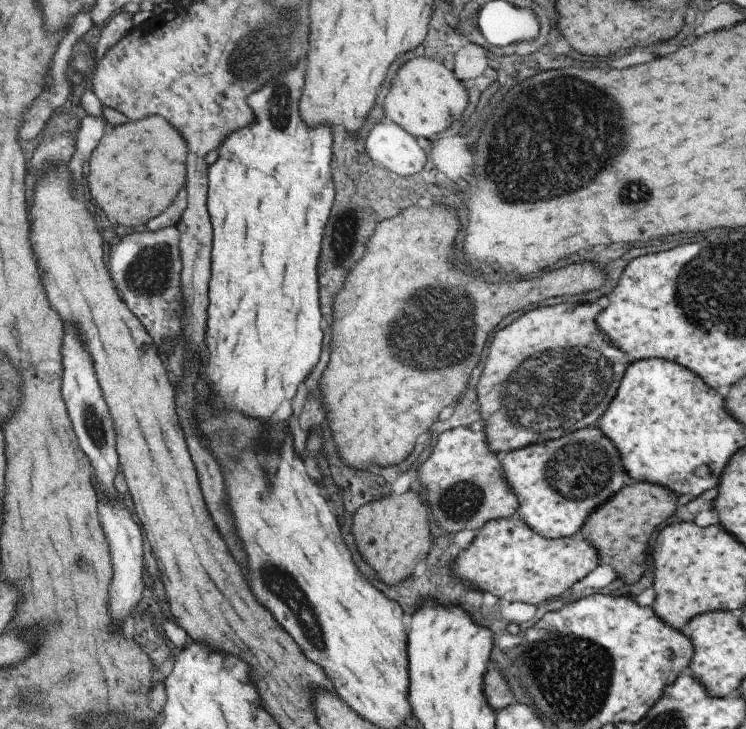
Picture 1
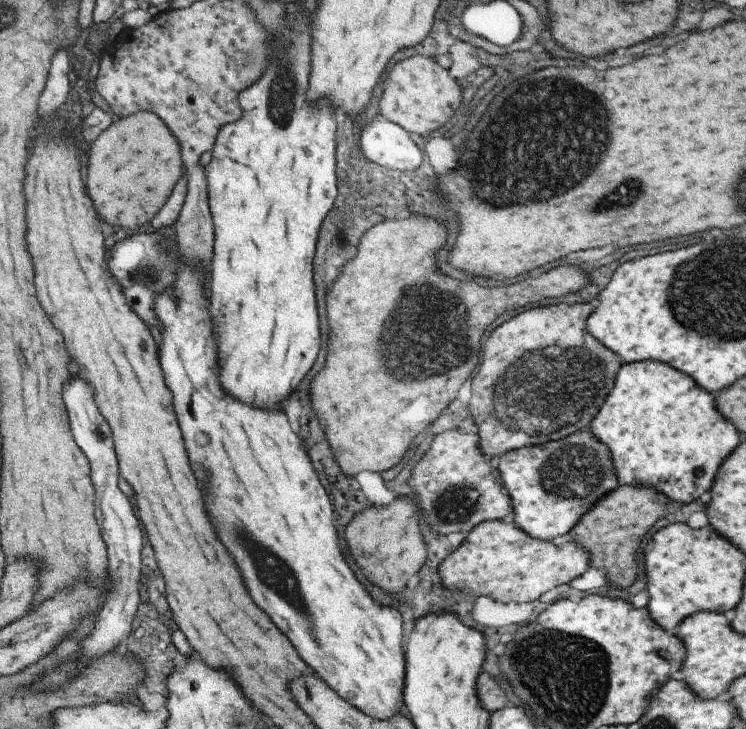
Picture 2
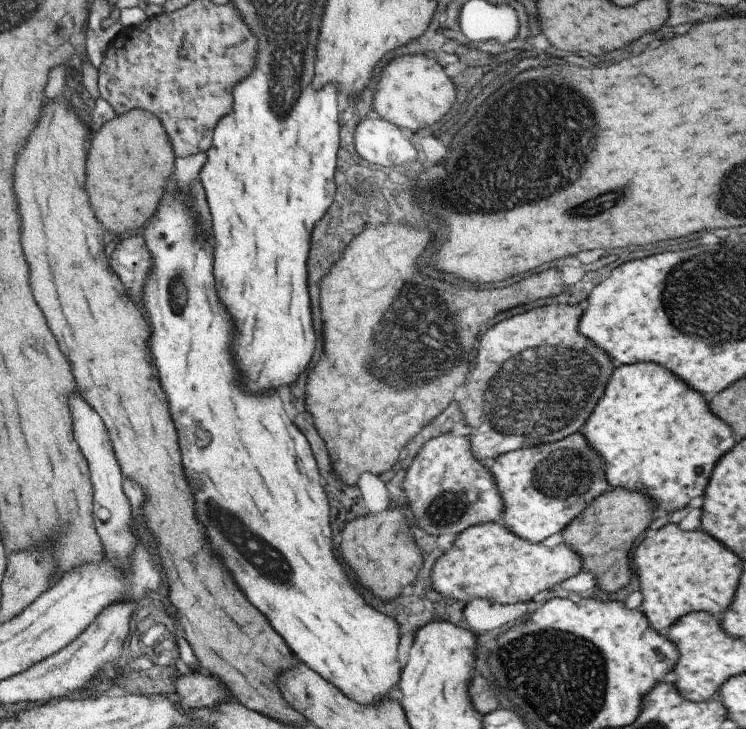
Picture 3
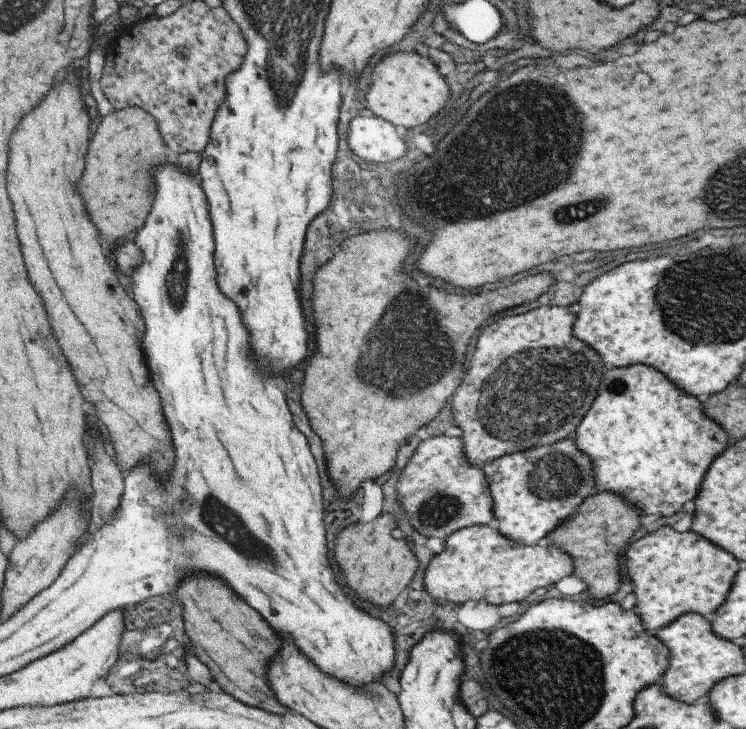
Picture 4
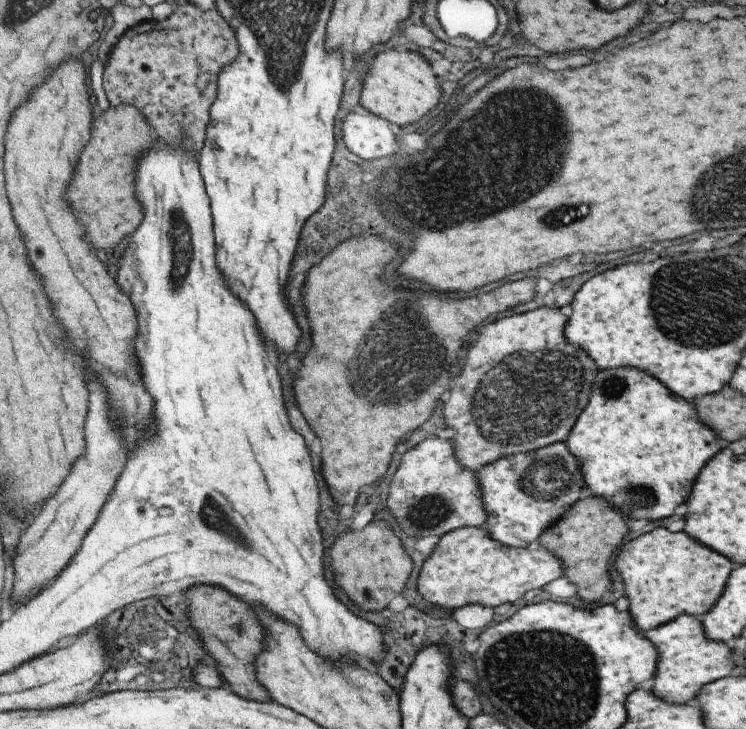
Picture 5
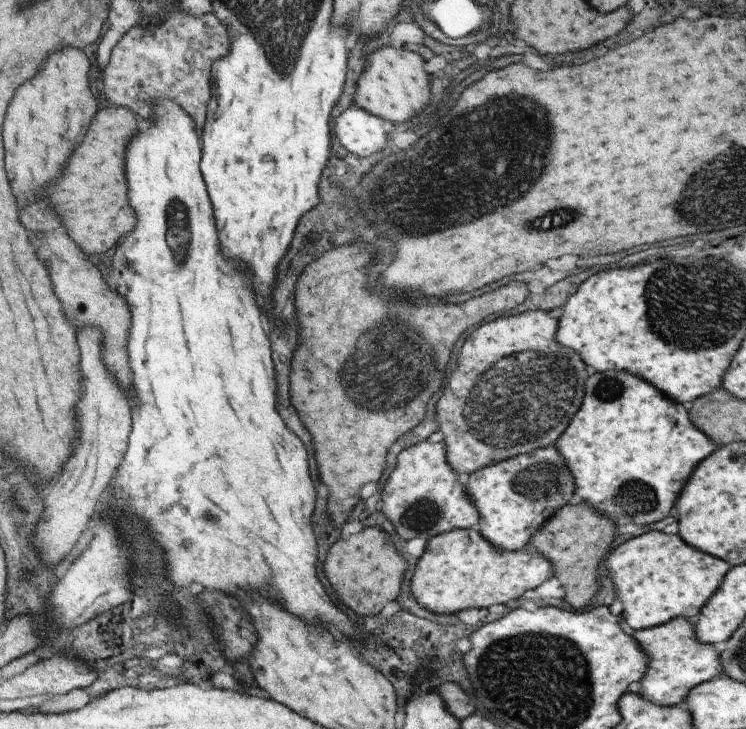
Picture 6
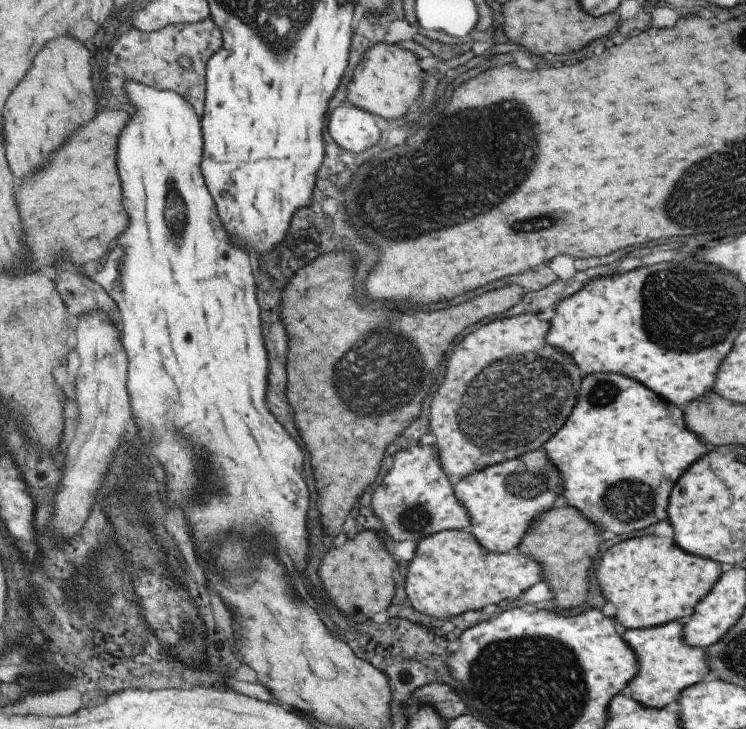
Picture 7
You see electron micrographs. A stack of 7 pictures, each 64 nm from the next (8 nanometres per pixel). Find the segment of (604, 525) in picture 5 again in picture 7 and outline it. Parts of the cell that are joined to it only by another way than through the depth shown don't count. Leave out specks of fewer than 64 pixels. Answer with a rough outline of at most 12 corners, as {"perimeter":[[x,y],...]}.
{"perimeter":[[560,504],[518,550],[544,566],[556,606],[577,608],[601,532]]}

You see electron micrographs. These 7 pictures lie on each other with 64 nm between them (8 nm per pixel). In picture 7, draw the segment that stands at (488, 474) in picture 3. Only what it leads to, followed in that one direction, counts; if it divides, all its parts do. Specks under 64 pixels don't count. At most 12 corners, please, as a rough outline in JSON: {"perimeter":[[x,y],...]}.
{"perimeter":[[433,445],[397,451],[371,506],[393,540],[468,530]]}

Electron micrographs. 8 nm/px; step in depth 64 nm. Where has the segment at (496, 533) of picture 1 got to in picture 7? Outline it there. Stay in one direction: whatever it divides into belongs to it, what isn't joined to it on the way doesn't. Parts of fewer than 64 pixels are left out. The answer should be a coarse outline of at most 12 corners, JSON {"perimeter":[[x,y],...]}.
{"perimeter":[[471,530],[419,541],[405,580],[435,618],[517,598],[544,580],[521,550]]}

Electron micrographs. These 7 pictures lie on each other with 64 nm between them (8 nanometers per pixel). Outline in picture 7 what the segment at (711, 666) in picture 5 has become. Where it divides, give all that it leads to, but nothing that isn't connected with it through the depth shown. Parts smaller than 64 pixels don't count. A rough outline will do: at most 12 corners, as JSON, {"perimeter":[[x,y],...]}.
{"perimeter":[[682,624],[622,630],[640,705],[676,704],[710,677],[707,651]]}

